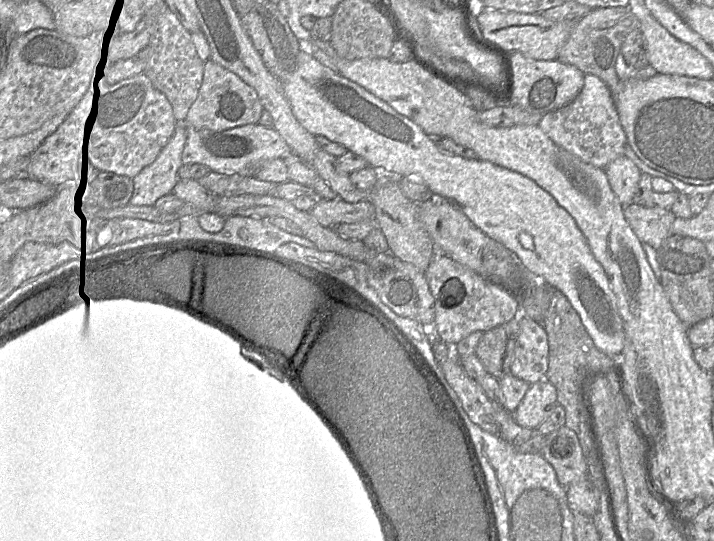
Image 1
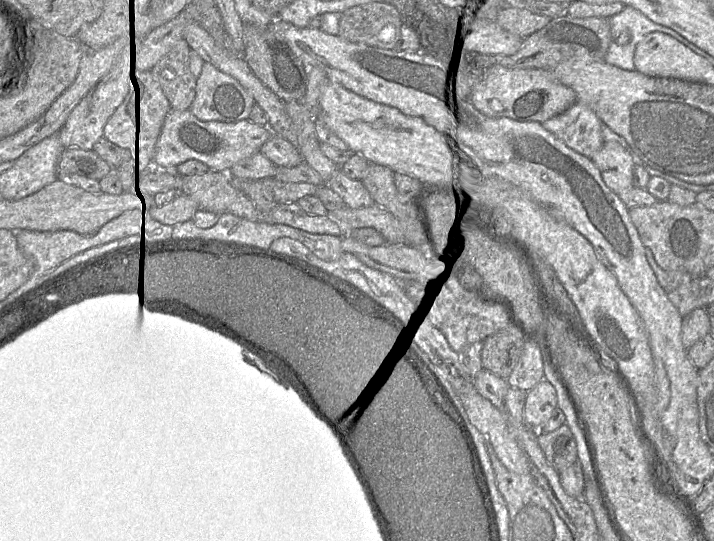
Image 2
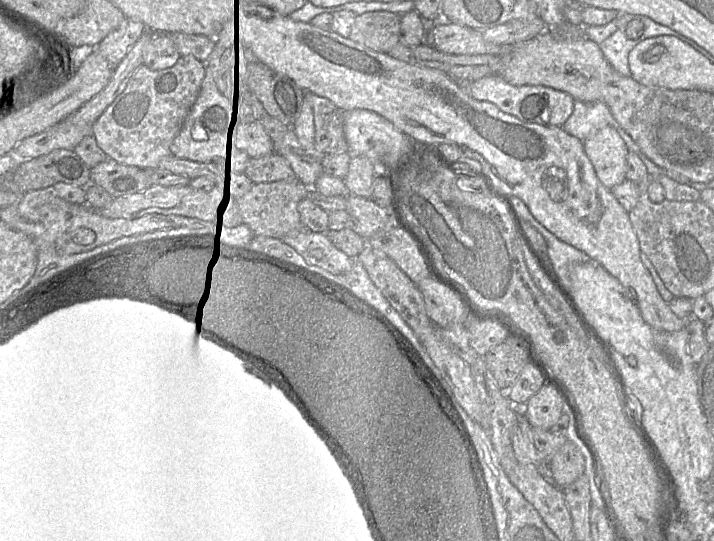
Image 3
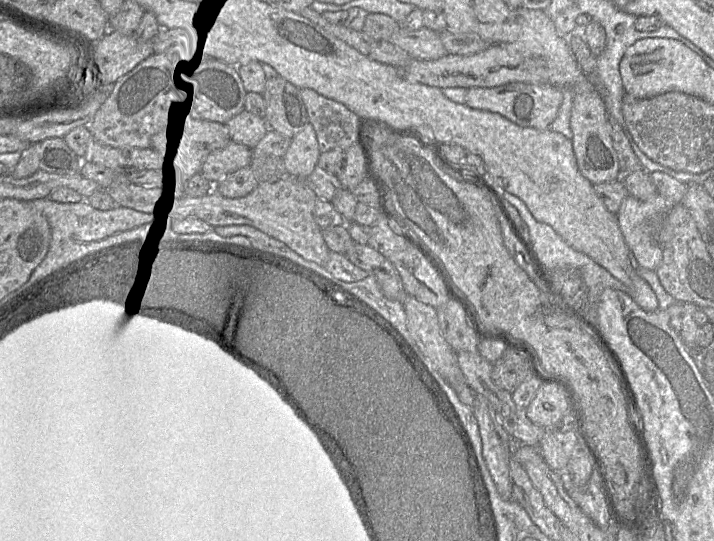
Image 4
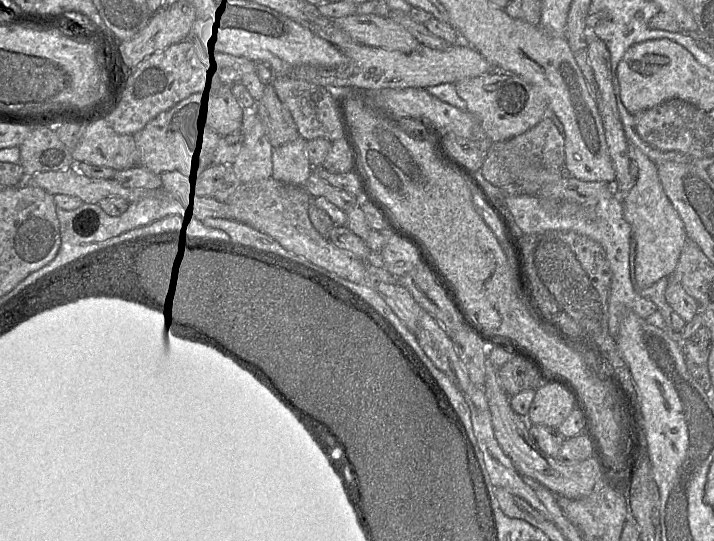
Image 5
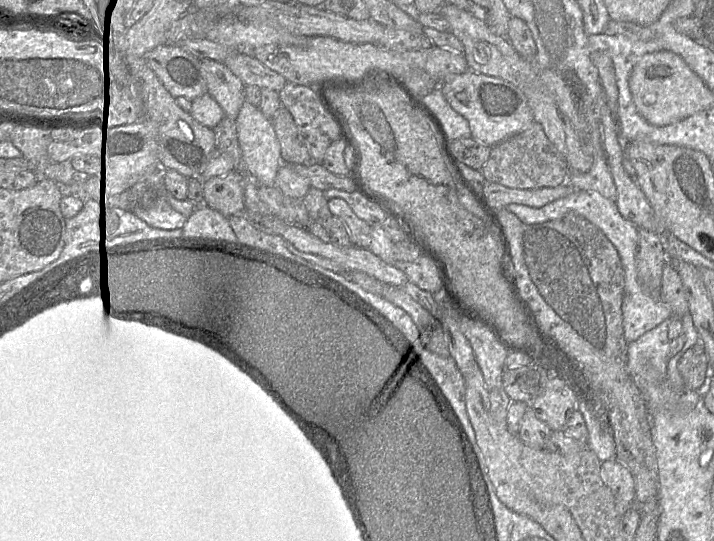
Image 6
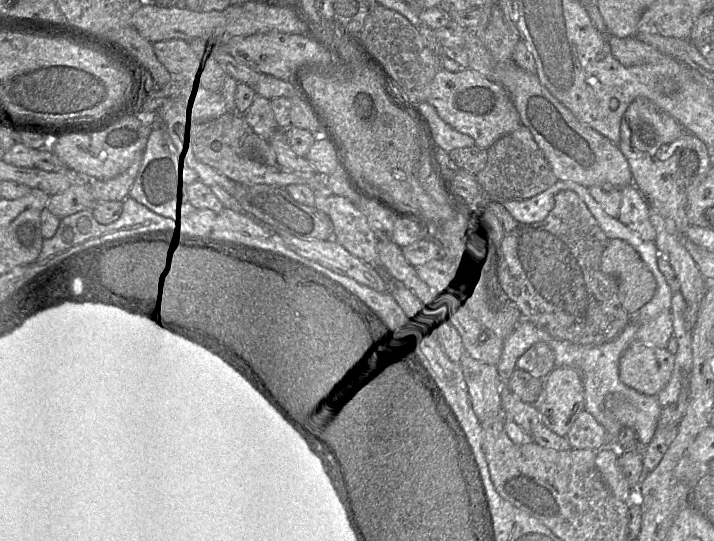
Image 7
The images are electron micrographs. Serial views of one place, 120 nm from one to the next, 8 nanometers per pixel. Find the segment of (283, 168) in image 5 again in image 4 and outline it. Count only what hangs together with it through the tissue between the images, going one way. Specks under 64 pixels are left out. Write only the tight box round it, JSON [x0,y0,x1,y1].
[282,122,320,180]

